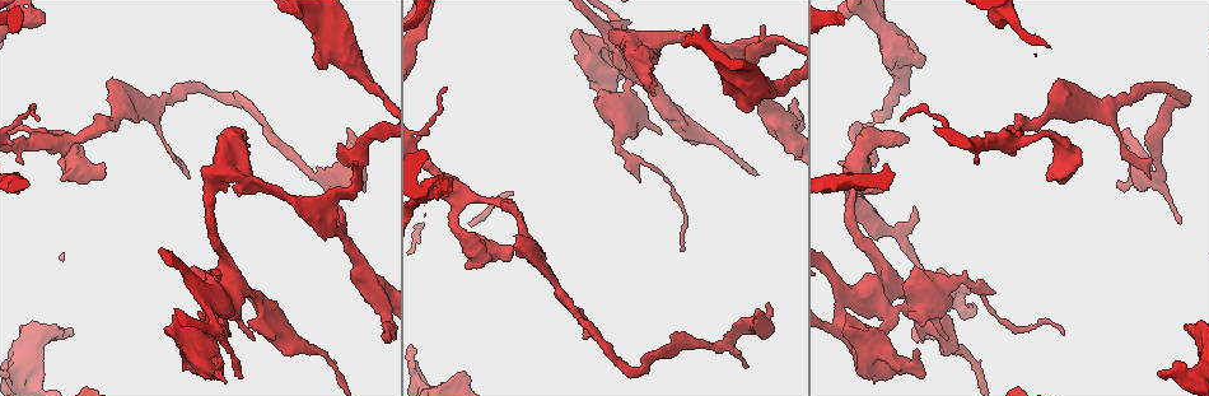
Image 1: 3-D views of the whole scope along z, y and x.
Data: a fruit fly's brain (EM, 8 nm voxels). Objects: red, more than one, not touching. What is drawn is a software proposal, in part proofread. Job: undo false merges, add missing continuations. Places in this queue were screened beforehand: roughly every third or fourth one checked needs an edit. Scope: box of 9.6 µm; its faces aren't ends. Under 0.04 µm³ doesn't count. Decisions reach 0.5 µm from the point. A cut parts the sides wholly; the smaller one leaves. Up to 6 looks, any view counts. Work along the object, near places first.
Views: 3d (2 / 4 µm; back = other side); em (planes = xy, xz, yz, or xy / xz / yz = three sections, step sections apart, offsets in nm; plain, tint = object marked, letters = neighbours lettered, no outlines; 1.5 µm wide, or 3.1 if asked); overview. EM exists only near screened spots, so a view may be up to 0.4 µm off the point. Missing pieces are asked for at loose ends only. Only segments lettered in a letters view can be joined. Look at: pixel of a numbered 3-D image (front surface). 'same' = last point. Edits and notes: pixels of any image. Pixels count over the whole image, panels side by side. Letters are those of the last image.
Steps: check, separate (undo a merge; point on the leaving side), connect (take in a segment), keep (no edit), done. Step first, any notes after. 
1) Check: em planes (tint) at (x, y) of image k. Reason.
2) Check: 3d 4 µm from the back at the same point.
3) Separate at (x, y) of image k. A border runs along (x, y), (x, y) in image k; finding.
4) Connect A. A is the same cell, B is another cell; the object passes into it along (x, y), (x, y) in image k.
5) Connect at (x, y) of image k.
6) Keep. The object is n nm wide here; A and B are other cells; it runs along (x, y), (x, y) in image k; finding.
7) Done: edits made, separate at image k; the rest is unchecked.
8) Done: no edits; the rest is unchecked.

Check: em planes (letters) at (616, 141) of image 1. Sharp bend.

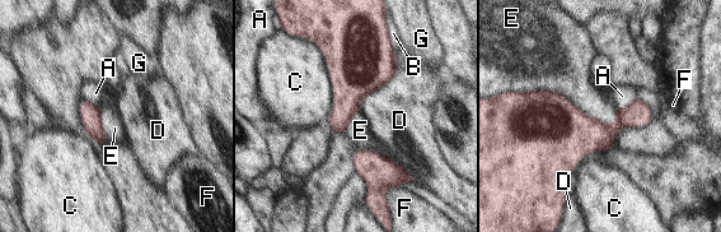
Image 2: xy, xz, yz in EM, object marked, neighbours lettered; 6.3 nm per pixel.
Keep. A, B, C, D, E, F and G are other cells; a border runs along (560, 93), (602, 121), (617, 119) in image 2; continuous, no second neuron.

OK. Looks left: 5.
Check: 3d 4 µm at (1181, 223) of image 1. Thin end.

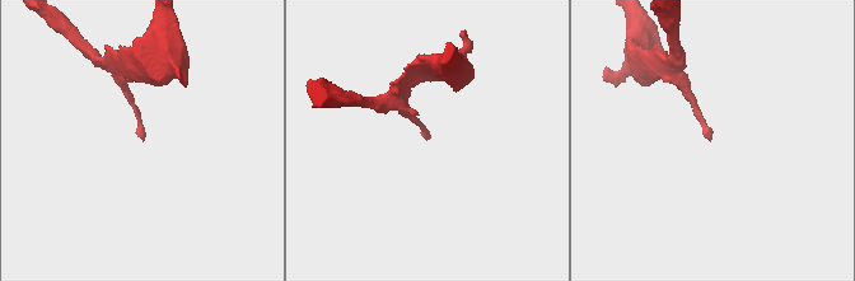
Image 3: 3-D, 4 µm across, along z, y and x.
Check: em planes (letters) at (143, 141) of image 3. Need the tissue.

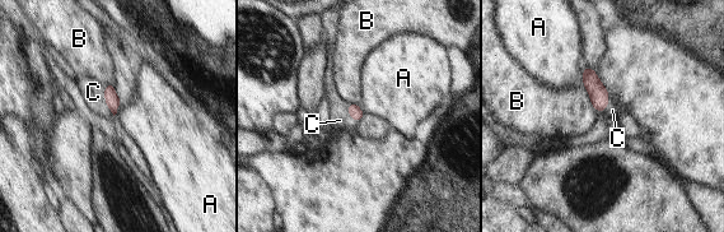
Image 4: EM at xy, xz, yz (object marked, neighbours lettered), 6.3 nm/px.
Connect C. C is the same cell, A and B are other cells; the object passes into it along (112, 100), (106, 101), (93, 92) in image 4; it goes on there.

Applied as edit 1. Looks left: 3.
Check: 3d 2 µm at (1186, 101) of image 1. Sharp bend.

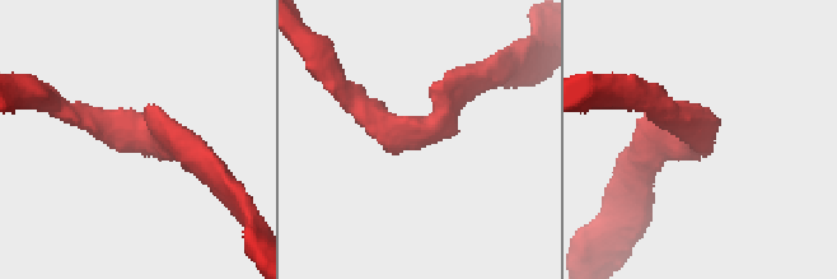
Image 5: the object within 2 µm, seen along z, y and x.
Check: em planes (letters) at (404, 133) of image 5. The arms are 220, 220 nm wide.

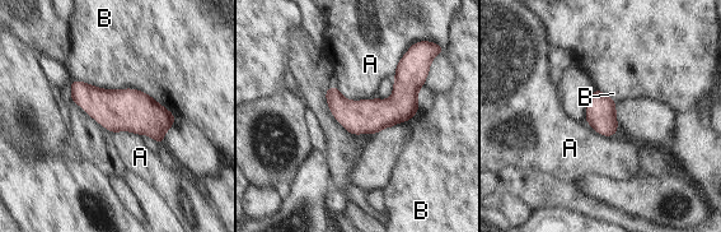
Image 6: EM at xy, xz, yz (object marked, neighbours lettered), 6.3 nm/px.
Keep. The longest contact is with B, 340 nm; A and B are other cells; it runs along (422, 75), (388, 110), (328, 96) in image 6; continuous, no second neuron.

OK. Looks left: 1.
Done: edits made, connect at image 4; the rest is unchecked.

